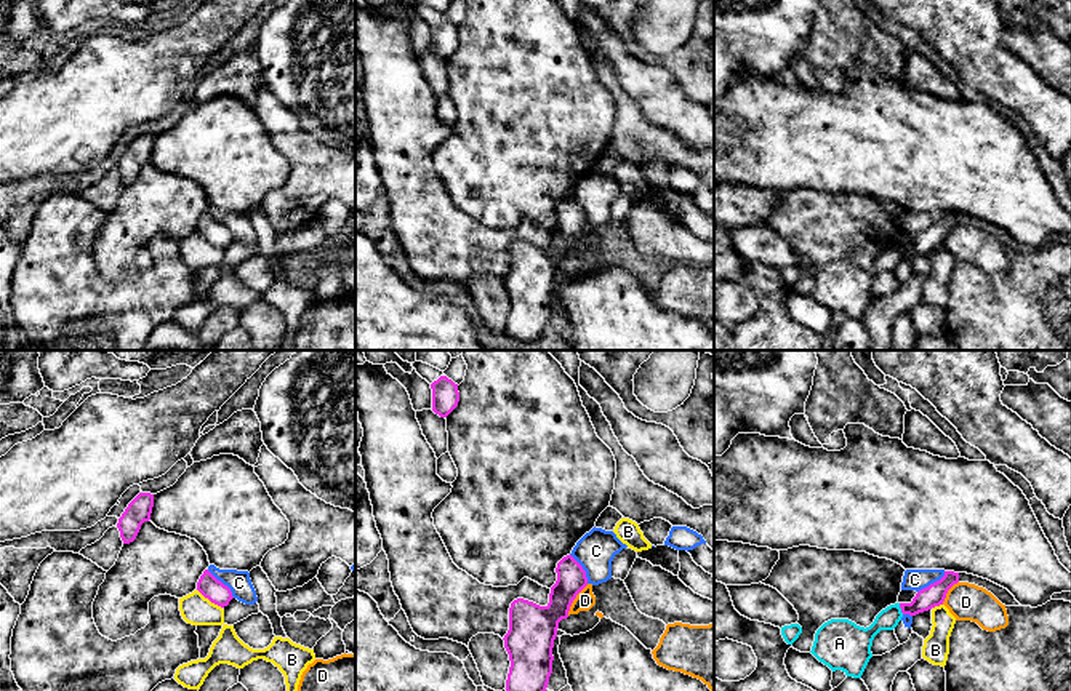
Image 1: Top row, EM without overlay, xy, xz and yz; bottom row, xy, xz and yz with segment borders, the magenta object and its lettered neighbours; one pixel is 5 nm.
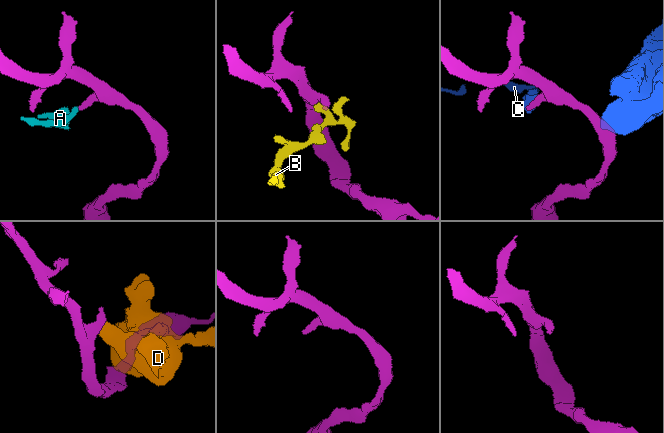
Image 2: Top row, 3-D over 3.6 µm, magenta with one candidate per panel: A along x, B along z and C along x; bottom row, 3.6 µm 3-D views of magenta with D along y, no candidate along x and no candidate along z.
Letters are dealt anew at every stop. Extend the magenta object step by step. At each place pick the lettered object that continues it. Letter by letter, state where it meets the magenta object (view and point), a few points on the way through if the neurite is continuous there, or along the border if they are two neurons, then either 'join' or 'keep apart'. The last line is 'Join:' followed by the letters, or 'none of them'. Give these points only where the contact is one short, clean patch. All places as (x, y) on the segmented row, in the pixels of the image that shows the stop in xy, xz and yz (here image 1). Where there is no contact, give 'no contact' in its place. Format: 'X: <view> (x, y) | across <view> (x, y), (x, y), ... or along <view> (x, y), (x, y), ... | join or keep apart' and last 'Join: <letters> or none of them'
A: yz (900, 607) | along yz (898, 603), (903, 613) | keep apart
B: xy (210, 600) | along xy (197, 589), (221, 608) | keep apart
C: xy (221, 583) | along xy (207, 570), (234, 597) | keep apart
D: xz (573, 599) | along xz (588, 584), (577, 595), (567, 615) | keep apart
Join: none of them

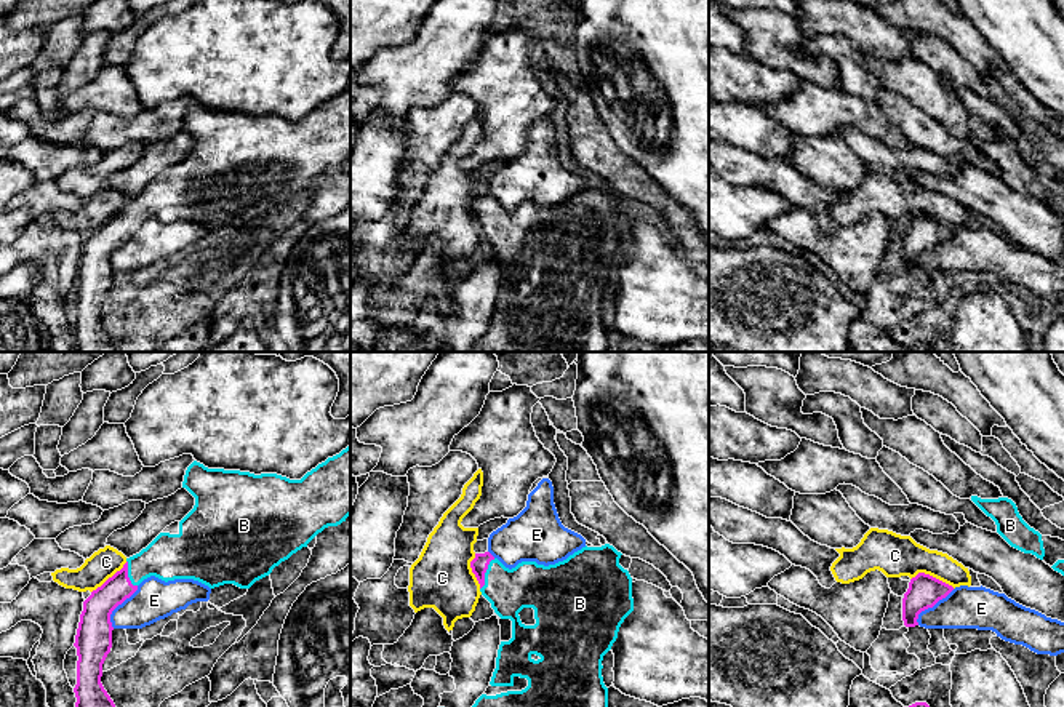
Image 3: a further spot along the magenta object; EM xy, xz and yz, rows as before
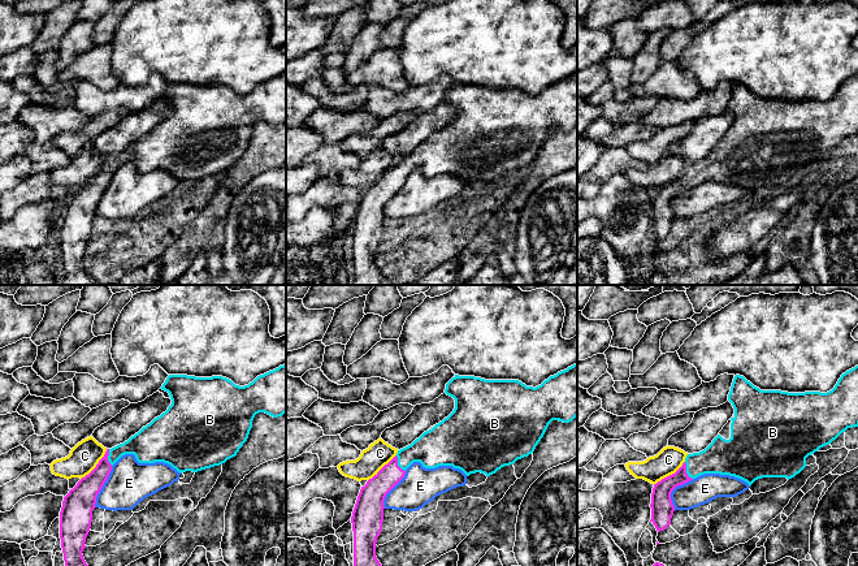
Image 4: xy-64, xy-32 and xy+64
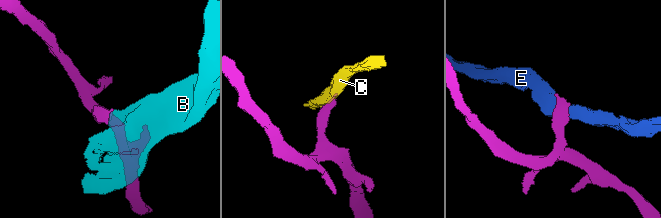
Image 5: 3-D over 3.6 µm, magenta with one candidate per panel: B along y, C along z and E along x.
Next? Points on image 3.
B: xz (485, 571) | across xz (479, 565), (485, 571), (500, 584), (528, 584) | join
C: yz (932, 576) | along yz (911, 578), (919, 573), (928, 573), (954, 587) | keep apart
E: xy (117, 605) | along xy (138, 586), (112, 611), (112, 627) | keep apart
Join: B

